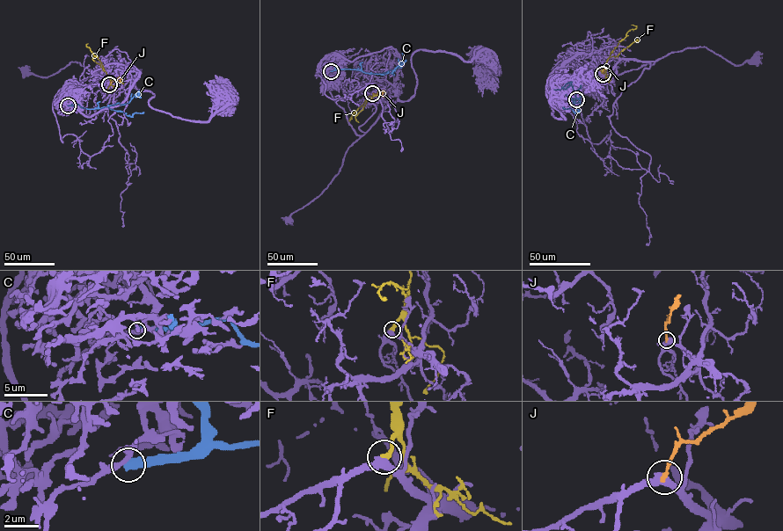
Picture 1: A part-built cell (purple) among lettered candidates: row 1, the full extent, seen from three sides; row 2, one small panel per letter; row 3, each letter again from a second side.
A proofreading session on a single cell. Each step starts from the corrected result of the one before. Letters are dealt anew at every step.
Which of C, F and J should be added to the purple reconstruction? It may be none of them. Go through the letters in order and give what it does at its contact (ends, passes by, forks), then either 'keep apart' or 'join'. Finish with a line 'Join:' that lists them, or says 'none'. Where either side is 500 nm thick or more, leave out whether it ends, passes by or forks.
C: keep apart
F: it ends | keep apart
J: it ends | keep apart
Join: none

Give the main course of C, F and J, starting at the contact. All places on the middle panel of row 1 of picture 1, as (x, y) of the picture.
C: (331, 71), (356, 69), (380, 74), (393, 71), (401, 67), (402, 52)
F: (372, 93), (348, 120), (350, 116)
J: (372, 93), (379, 95), (384, 90)

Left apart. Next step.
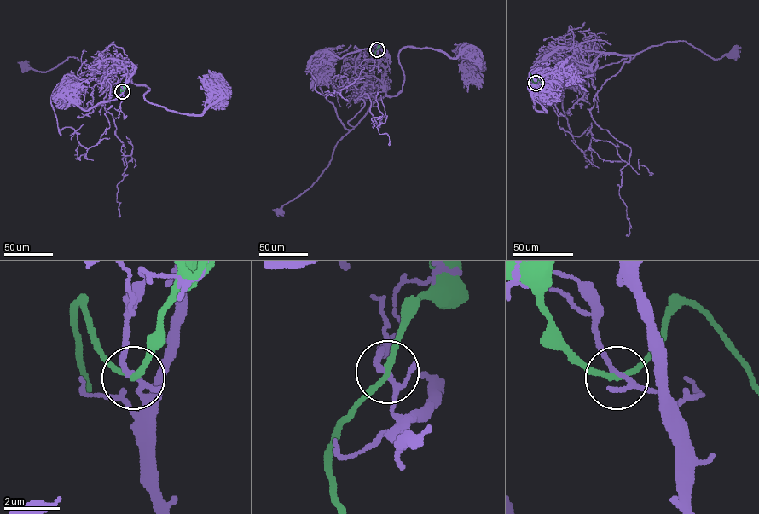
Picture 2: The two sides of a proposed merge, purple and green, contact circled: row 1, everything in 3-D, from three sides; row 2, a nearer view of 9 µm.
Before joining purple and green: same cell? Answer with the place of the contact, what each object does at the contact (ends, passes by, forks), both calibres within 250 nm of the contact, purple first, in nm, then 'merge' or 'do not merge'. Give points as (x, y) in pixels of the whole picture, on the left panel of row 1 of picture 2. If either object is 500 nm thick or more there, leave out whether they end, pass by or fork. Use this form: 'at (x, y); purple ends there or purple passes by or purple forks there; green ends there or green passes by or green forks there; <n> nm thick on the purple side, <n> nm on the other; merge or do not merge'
at (122, 91); purple forks there; green passes by; 140 nm thick on the purple side, 180 nm on the other; do not merge

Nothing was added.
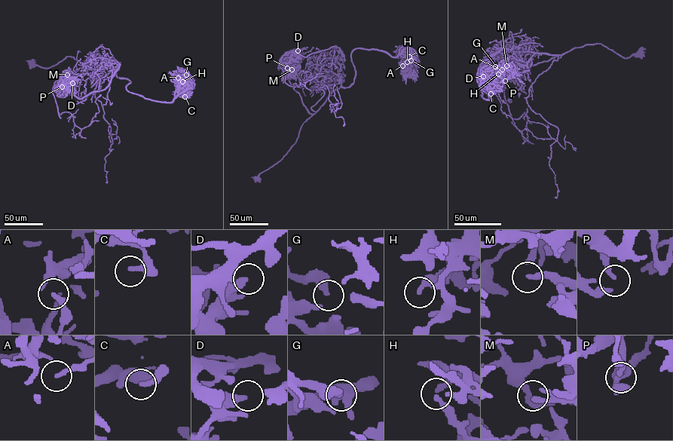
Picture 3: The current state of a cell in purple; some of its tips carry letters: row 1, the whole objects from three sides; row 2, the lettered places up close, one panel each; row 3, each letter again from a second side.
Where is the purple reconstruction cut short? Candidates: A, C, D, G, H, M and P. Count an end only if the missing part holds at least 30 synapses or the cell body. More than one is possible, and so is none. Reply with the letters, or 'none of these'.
P

